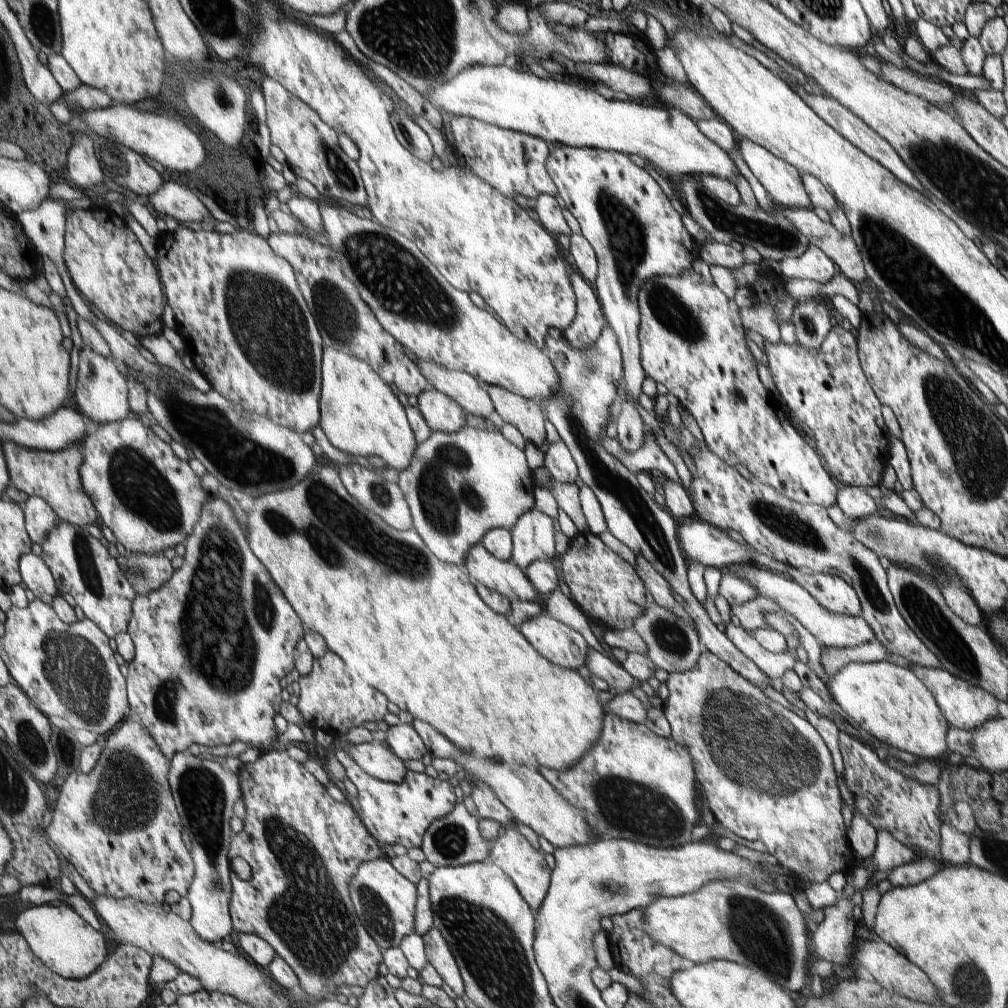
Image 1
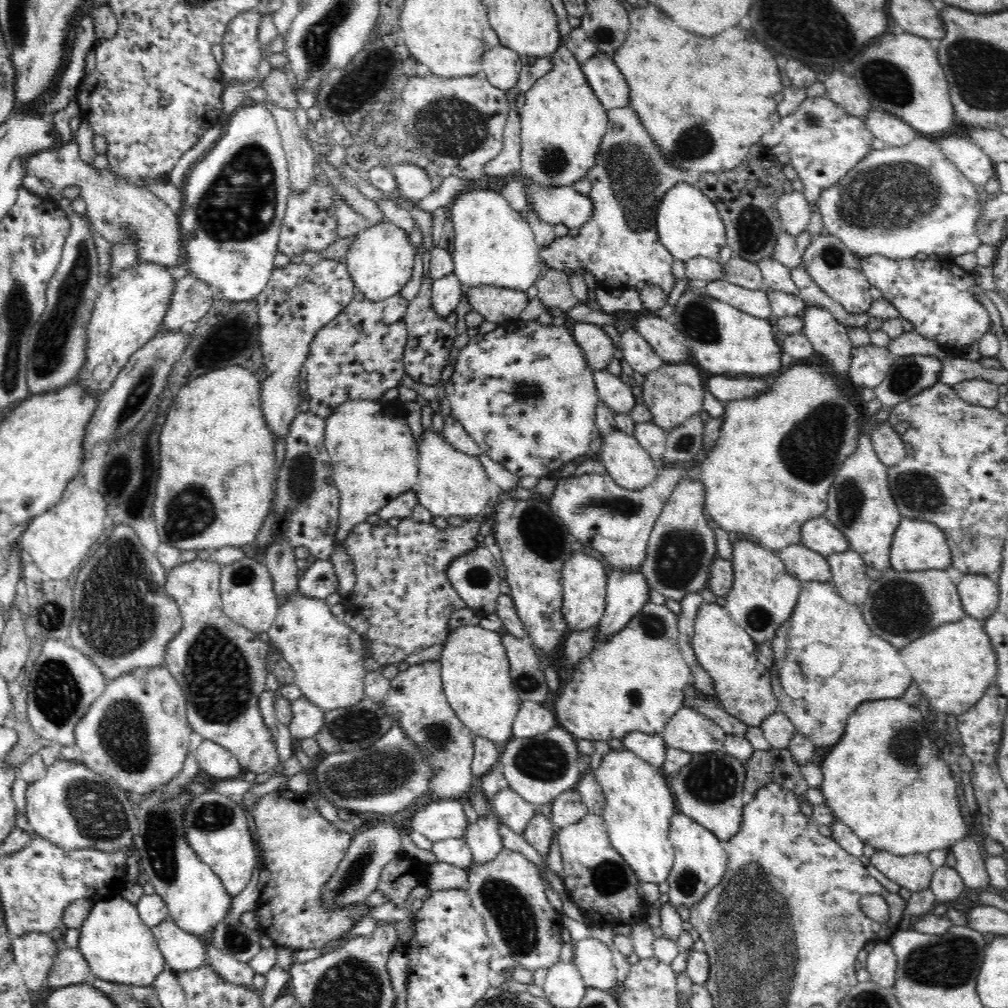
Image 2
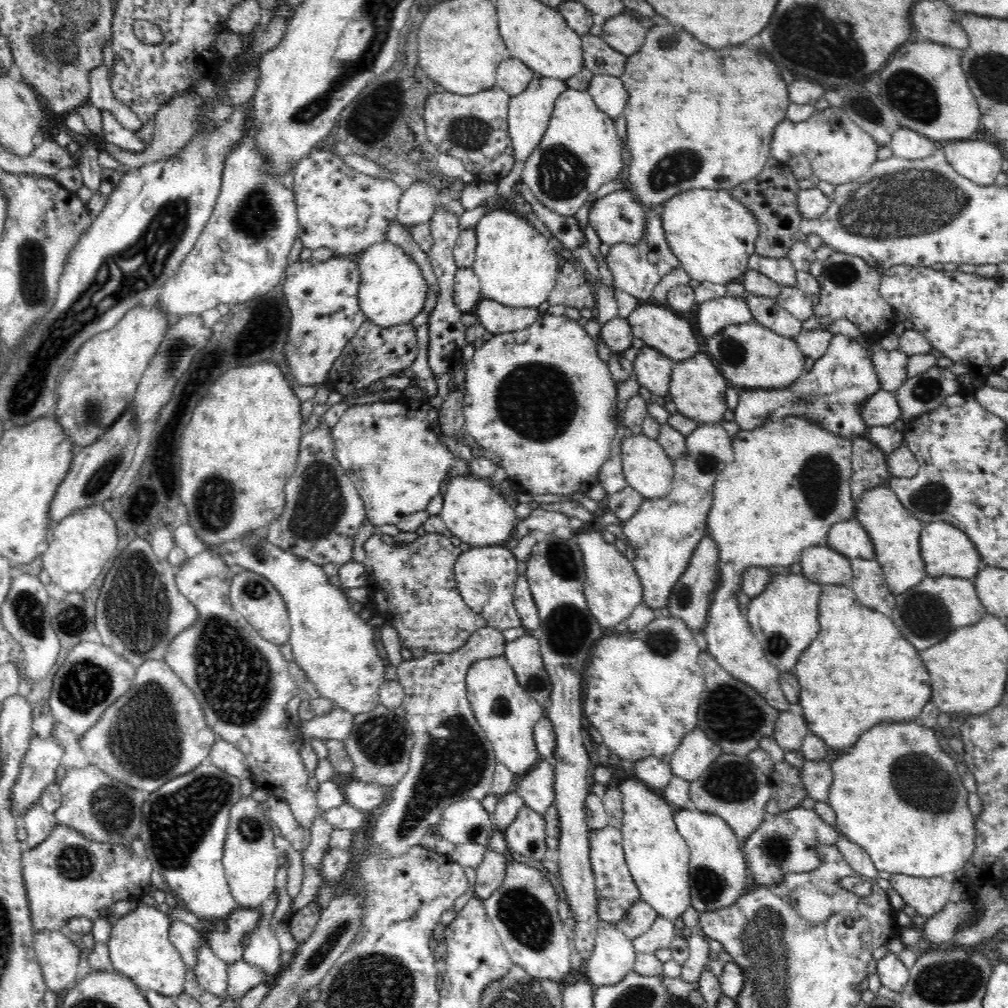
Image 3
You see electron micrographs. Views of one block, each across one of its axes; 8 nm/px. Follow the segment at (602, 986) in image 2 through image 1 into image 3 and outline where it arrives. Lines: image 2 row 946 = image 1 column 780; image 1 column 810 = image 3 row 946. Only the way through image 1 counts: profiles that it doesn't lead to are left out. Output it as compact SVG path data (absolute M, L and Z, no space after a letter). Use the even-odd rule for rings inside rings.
M602 924L594 954L584 962L582 976L594 986L614 986L634 972L634 960L638 952L634 950L634 940L626 938L616 924Z

